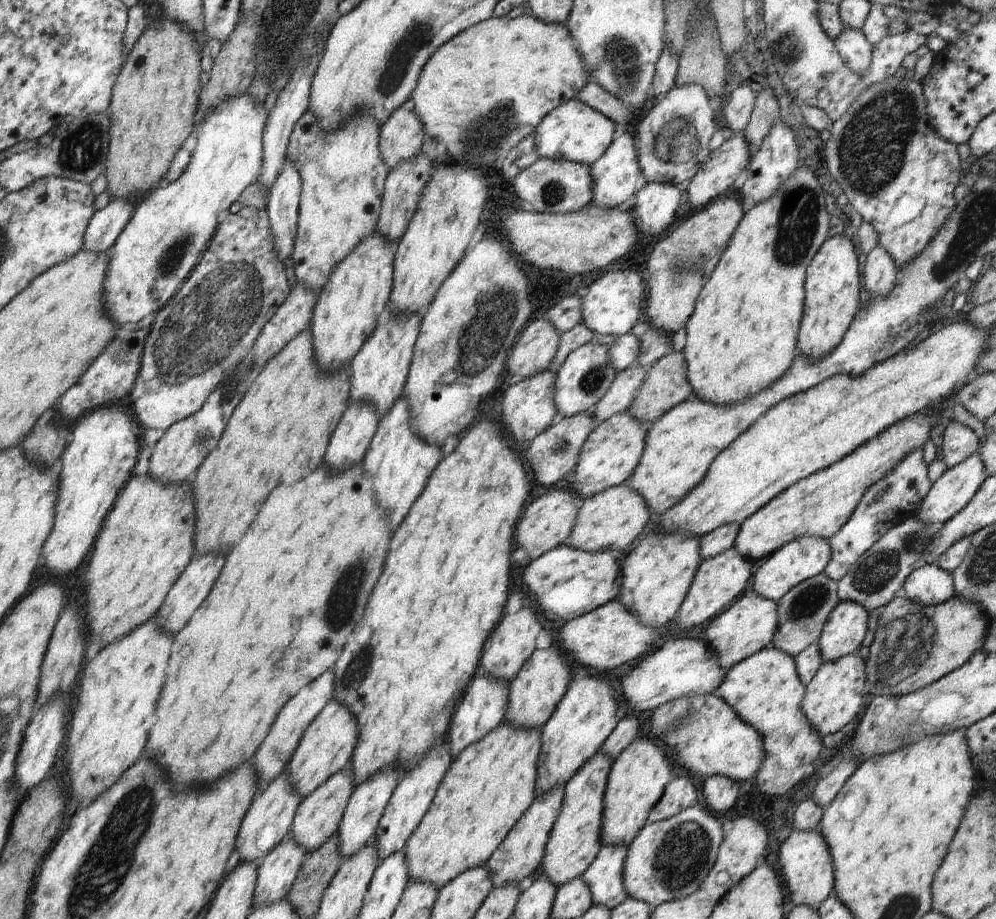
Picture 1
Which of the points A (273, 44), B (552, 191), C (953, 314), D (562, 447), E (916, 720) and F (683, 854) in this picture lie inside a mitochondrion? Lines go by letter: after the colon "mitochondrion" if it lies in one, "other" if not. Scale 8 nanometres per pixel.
A: mitochondrion
B: mitochondrion
C: other
D: mitochondrion
E: other
F: mitochondrion

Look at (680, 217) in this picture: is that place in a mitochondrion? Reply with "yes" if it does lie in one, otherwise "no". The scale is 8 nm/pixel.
no

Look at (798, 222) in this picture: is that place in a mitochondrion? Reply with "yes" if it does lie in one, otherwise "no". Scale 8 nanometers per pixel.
yes

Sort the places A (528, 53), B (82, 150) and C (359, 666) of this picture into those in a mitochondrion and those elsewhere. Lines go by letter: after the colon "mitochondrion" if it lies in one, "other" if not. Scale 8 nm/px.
A: other
B: mitochondrion
C: mitochondrion

